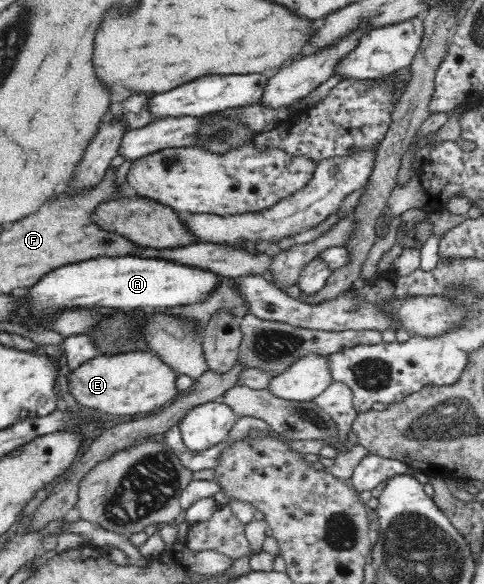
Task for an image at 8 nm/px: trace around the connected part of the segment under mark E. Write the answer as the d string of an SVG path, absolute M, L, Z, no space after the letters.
M131 351L113 356L97 355L67 374L69 393L77 406L85 406L105 414L136 416L155 410L157 406L177 397L175 390L177 374L161 362L152 351Z

